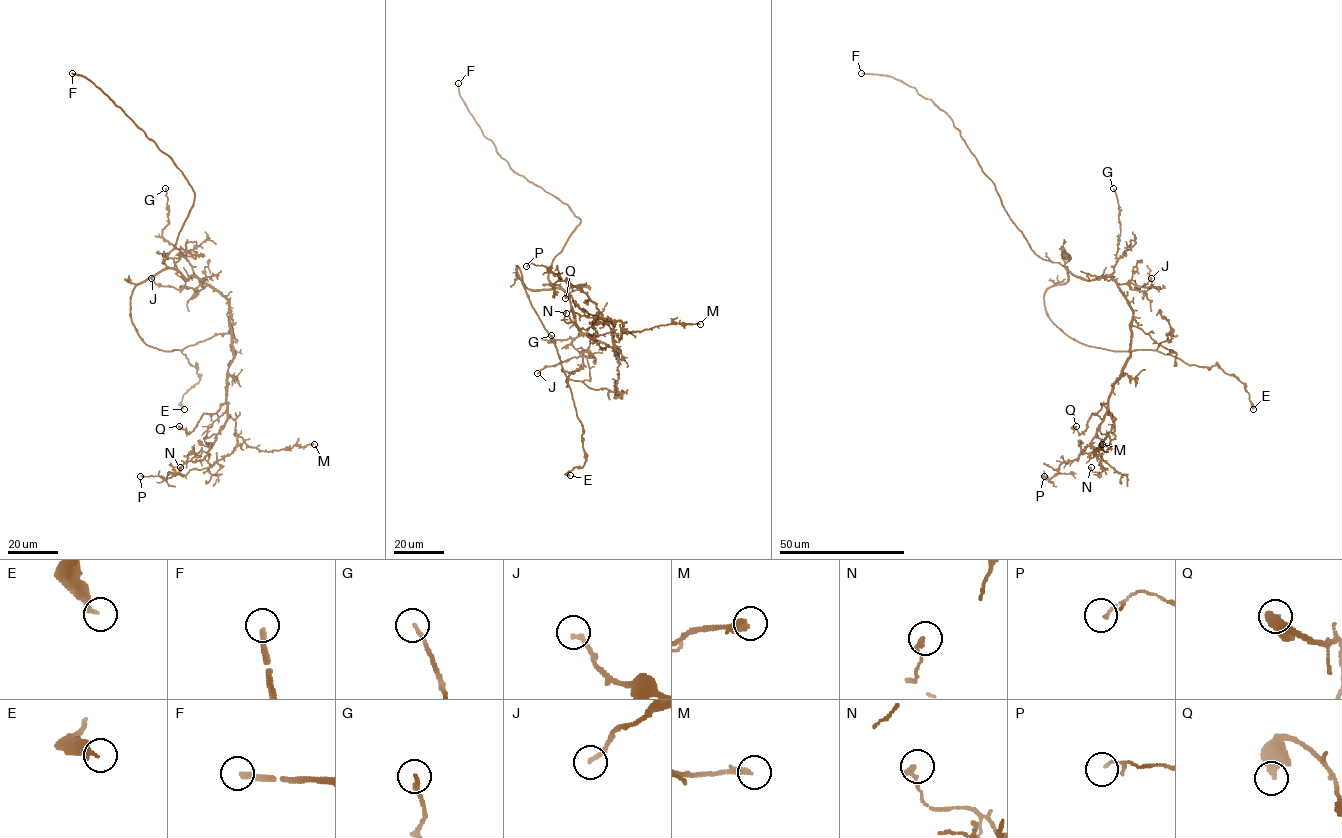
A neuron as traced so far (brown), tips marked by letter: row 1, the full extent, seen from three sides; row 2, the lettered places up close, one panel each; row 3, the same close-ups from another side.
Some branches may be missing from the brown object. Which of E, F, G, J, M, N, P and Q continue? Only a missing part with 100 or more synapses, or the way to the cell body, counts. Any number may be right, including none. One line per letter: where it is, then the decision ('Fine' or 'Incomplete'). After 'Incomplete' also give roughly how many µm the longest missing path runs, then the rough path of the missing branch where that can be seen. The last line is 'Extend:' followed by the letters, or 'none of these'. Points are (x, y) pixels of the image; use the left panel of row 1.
E: Place: (184, 409). Fine
F: Place: (72, 73). Incomplete. Missing length about 20 µm
G: Place: (165, 188). Fine
J: Place: (151, 278). Fine
M: Place: (314, 444). Fine
N: Place: (180, 467). Fine
P: Place: (140, 476). Fine
Q: Place: (179, 426). Fine
Extend: F

